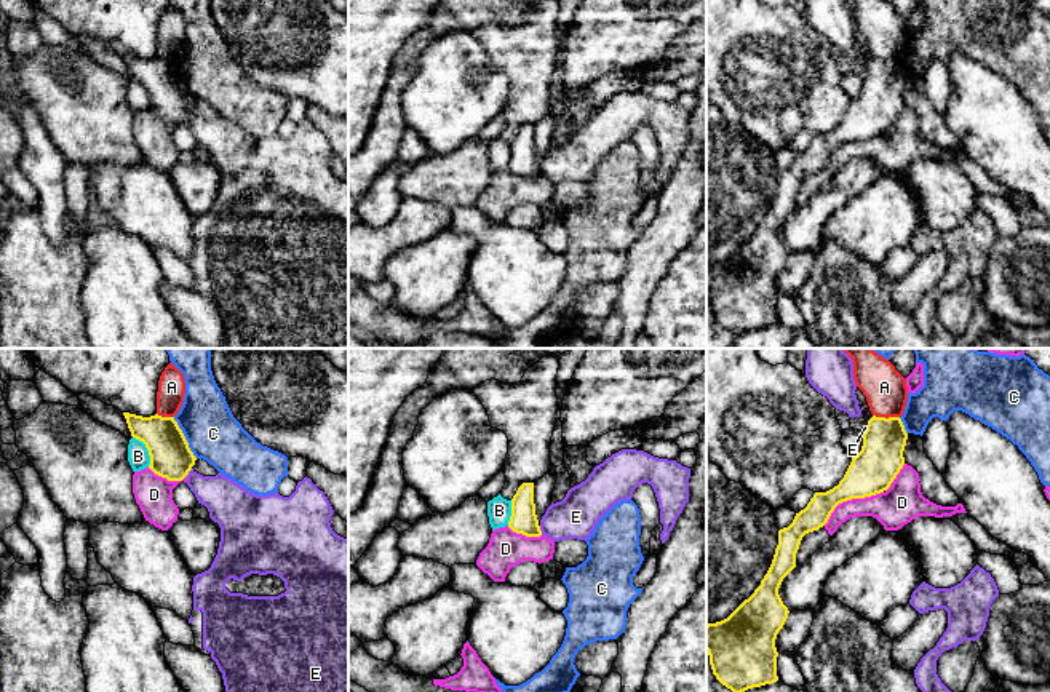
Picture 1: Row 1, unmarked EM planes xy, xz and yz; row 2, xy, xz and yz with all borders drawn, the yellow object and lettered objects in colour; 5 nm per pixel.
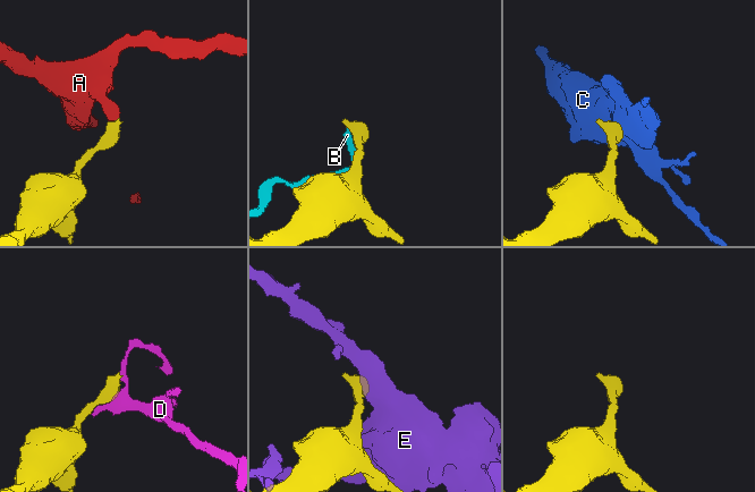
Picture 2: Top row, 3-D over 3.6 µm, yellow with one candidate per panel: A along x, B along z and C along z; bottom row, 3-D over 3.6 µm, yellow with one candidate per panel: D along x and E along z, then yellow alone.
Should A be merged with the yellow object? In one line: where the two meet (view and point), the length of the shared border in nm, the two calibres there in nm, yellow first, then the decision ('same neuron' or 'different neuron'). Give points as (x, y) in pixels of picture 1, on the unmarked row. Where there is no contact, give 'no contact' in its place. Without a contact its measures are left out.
meets yellow in yz at (884, 59); contact 140 nm long; 220 nm thick on the yellow side, 220 nm on the other; different neuron

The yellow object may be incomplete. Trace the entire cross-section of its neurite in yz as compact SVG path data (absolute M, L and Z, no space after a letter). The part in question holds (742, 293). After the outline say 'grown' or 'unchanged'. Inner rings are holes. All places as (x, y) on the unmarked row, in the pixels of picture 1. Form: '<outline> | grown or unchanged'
M873 58L861 93L852 99L839 126L815 134L793 165L778 173L778 187L761 227L727 260L706 267L713 316L734 336L778 323L775 281L789 256L778 230L796 209L802 179L823 169L839 145L887 133L905 107L906 82L900 59Z | unchanged

